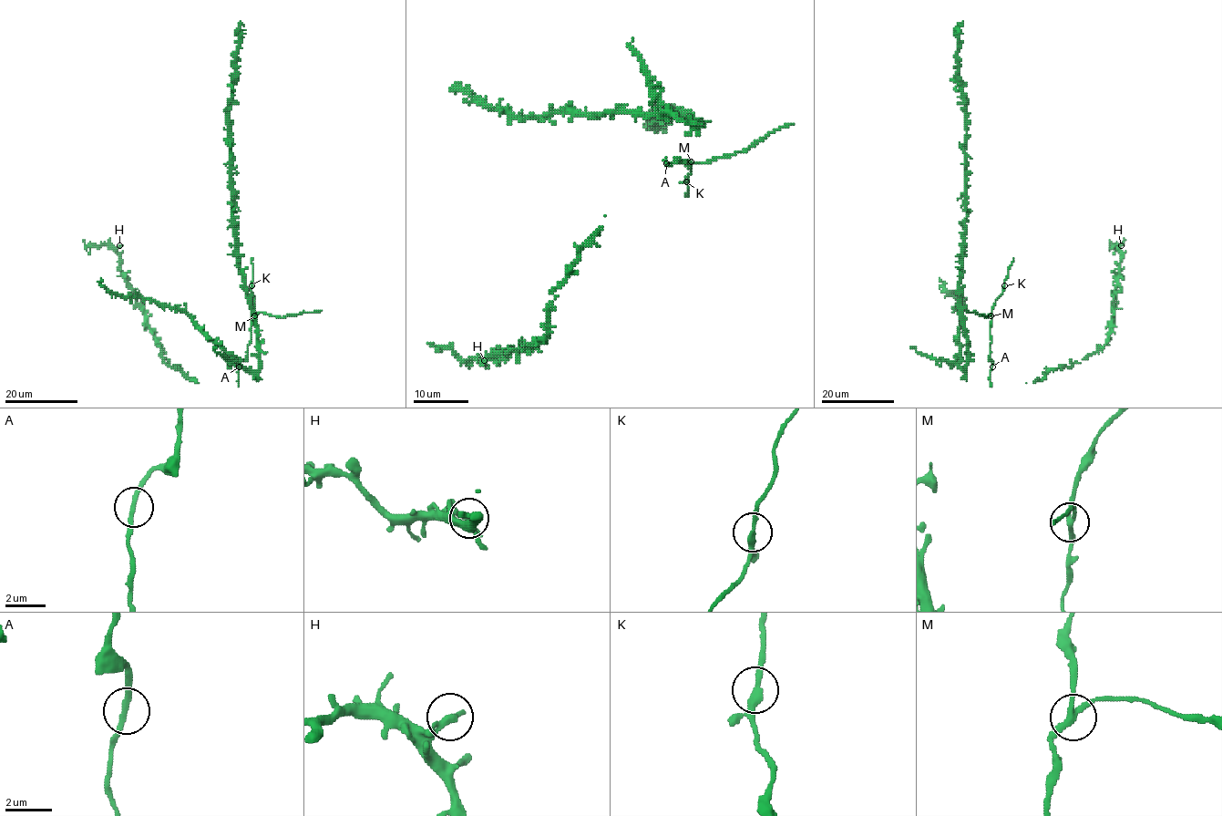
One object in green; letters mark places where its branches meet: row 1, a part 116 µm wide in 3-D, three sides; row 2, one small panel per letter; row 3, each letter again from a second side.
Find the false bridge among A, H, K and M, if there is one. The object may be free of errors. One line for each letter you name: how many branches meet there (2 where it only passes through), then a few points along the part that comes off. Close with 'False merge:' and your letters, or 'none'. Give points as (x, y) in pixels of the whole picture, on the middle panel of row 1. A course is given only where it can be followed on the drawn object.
M: 3 branches meet; foreign part runs (690, 162), (708, 162), (748, 149), (769, 133), (793, 123)
False merge: M

